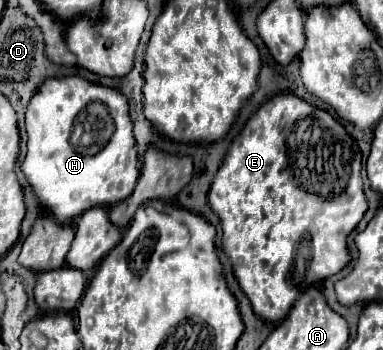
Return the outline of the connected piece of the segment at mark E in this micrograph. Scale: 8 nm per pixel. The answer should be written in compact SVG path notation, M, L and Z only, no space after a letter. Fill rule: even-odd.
M291 92L275 94L259 106L231 142L213 178L209 206L221 218L223 250L255 314L267 318L267 322L281 322L307 286L337 274L349 262L347 236L367 210L361 178L361 150L327 110L319 110Z

